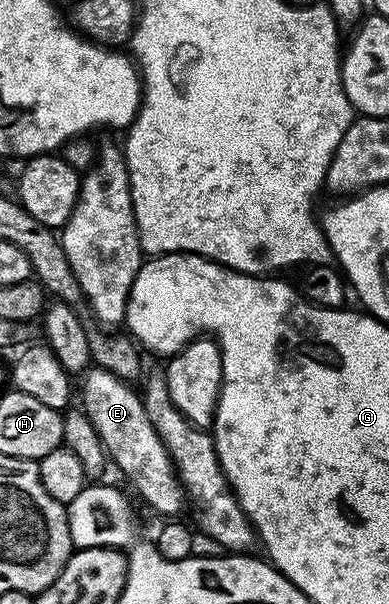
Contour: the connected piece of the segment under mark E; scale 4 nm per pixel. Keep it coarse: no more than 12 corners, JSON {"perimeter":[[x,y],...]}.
{"perimeter":[[93,365],[78,398],[109,459],[160,514],[186,506],[144,401]]}

